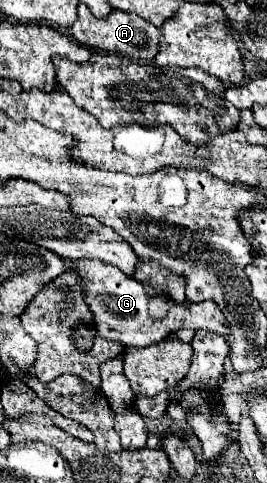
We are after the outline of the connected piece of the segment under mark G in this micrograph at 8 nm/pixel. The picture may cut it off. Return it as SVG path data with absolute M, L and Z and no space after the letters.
M74 261L76 271L86 277L84 291L88 293L88 305L94 313L94 321L98 325L98 331L102 337L110 341L120 341L126 347L148 347L162 339L166 339L170 333L180 329L206 329L218 335L228 337L230 325L224 319L224 313L220 311L214 301L204 301L198 305L192 305L190 309L184 305L172 305L170 299L152 287L142 287L132 277L124 277L120 269L112 265L102 265L102 261Z

